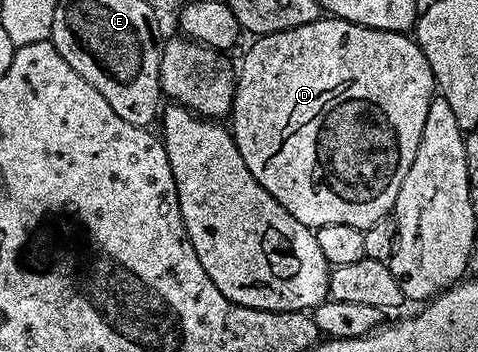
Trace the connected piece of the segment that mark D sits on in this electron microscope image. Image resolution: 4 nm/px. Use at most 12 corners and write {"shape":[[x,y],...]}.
{"shape":[[410,34],[261,35],[229,130],[301,225],[392,214],[437,95]]}

